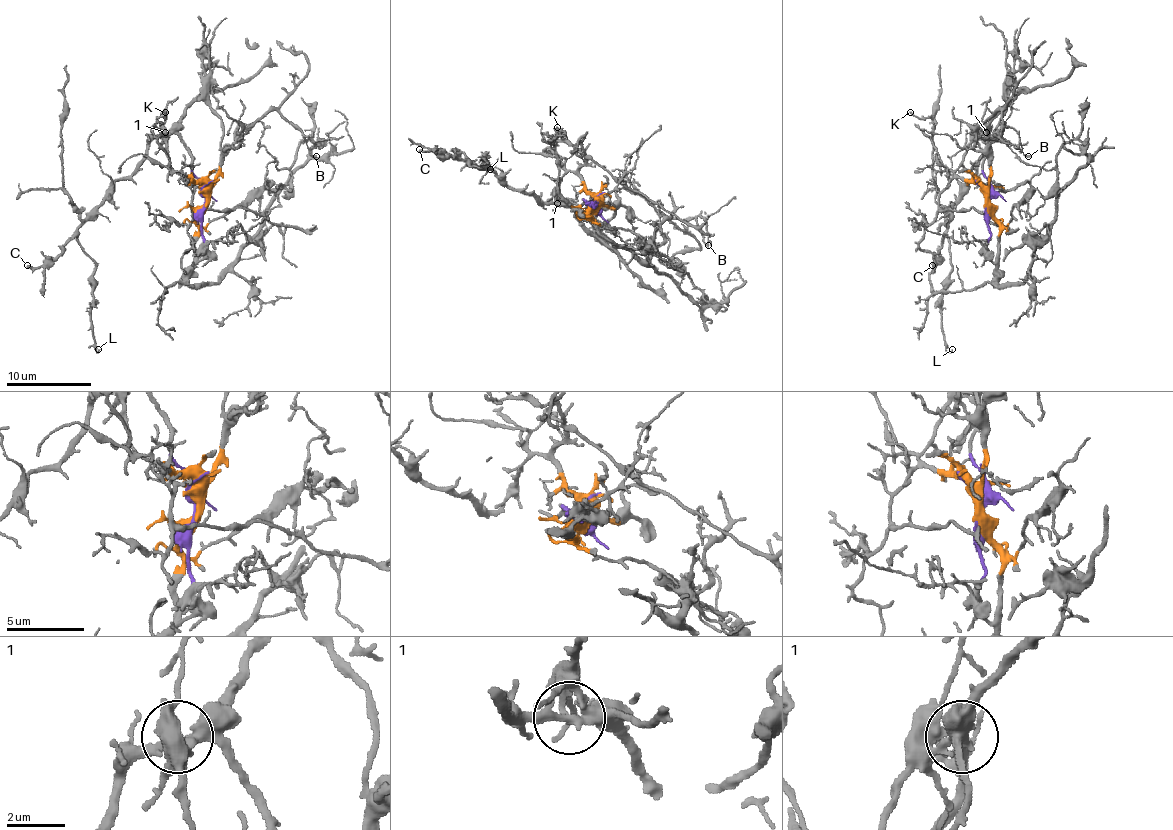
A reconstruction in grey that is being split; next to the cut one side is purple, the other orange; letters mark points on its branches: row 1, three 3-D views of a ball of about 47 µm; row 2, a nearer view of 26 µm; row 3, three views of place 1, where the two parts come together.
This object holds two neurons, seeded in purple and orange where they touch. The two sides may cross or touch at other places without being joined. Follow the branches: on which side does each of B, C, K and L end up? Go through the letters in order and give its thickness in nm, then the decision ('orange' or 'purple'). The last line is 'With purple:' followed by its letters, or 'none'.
B: calibre 150 nm; orange
C: calibre 200 nm; purple
K: calibre 140 nm; orange
L: calibre 100 nm; purple
With purple: C, L

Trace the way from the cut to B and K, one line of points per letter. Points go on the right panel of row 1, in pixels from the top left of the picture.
B: (986, 203), (991, 164), (982, 152), (971, 147), (976, 130), (995, 111), (1001, 111), (1001, 132), (1029, 156)
K: (986, 203), (986, 194), (978, 183), (963, 181), (946, 166), (931, 143), (931, 117), (916, 117), (910, 111)

